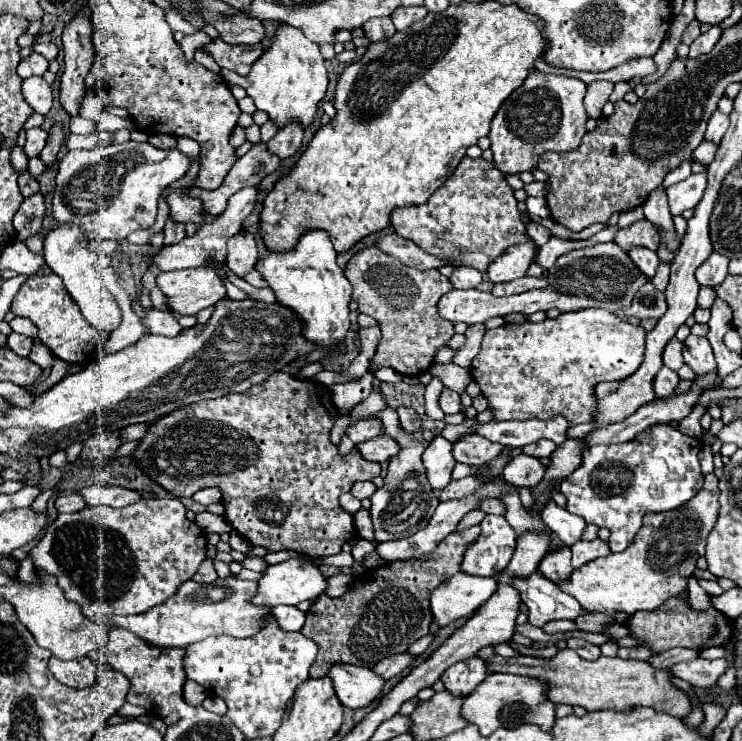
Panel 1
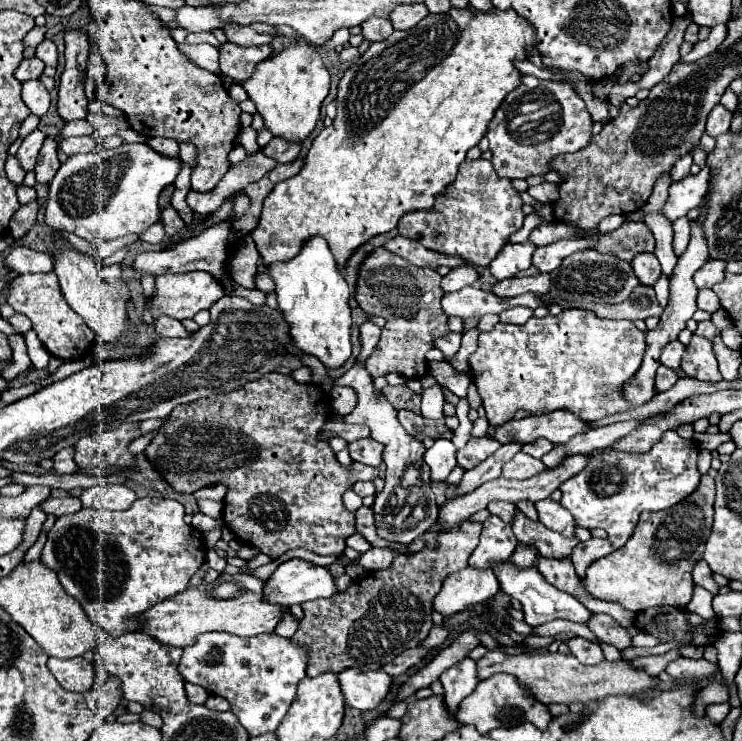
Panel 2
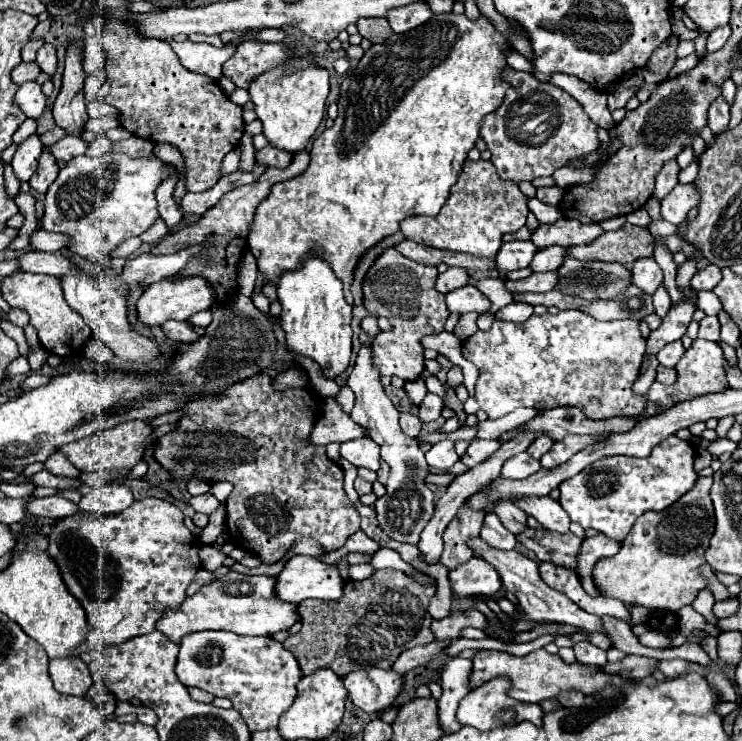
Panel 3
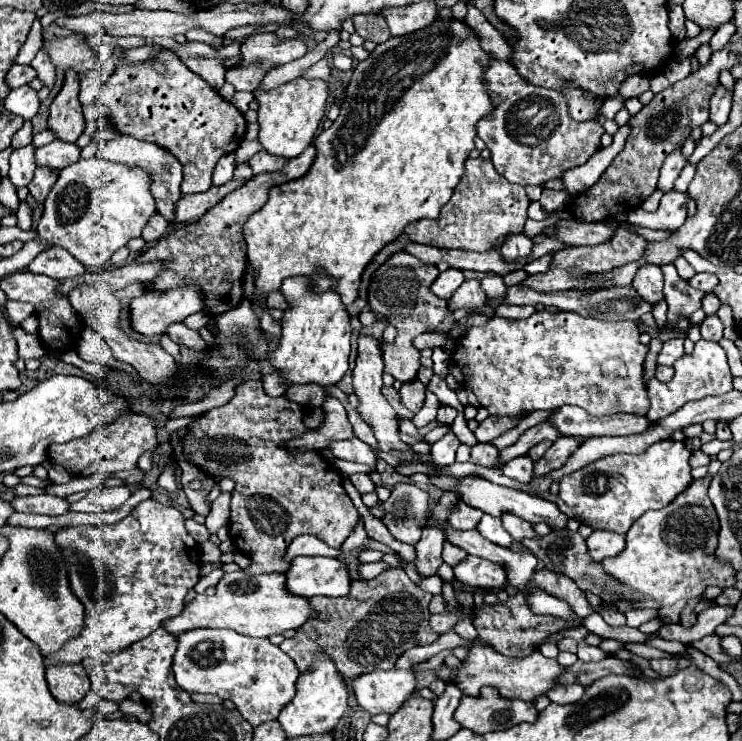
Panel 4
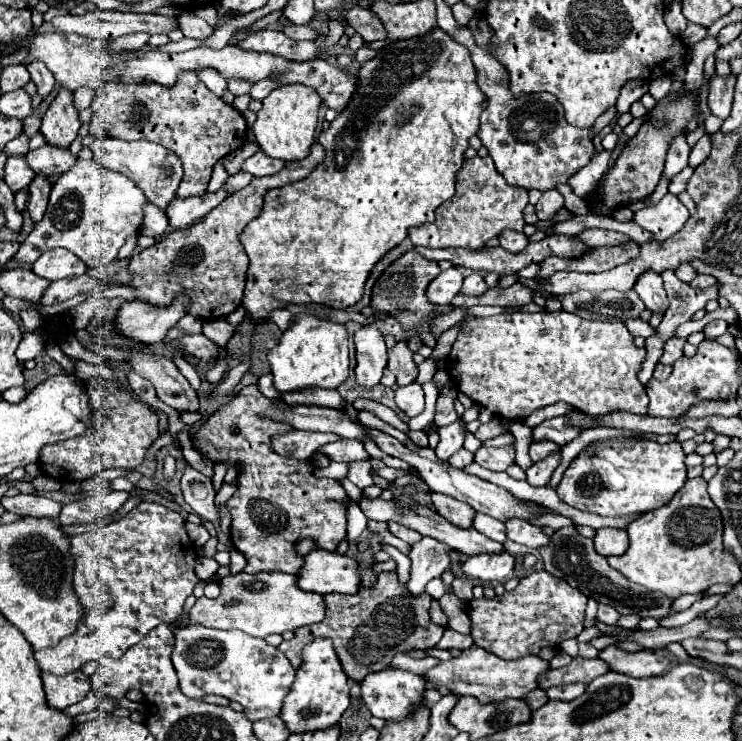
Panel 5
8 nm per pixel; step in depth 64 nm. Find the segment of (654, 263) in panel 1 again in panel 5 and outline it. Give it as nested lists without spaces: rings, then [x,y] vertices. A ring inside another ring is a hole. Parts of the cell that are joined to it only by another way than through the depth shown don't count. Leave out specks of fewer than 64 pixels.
[[[644,272],[644,276],[636,280],[634,290],[638,292],[638,296],[650,312],[664,312],[668,308],[666,290],[662,286],[662,276],[658,272]]]

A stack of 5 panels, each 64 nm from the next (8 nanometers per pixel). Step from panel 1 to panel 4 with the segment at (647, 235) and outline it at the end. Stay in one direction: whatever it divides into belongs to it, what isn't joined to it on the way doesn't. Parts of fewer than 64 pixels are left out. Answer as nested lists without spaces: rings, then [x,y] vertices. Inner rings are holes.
[[[616,228],[612,240],[596,246],[570,246],[554,254],[552,266],[570,268],[576,266],[584,272],[604,272],[624,266],[644,256],[644,244],[648,244],[638,232],[630,228]]]

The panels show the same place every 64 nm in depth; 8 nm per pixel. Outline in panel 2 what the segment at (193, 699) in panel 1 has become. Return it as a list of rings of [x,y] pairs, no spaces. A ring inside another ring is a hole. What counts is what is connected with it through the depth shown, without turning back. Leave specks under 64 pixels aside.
[[[186,684],[186,696],[190,702],[194,704],[204,704],[204,700],[208,698],[208,692],[202,688],[202,686],[196,686],[196,684]]]

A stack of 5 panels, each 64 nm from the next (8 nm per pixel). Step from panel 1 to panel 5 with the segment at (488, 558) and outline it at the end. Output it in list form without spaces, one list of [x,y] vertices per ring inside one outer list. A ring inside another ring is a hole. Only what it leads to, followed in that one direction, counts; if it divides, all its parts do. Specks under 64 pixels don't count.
[[[476,512],[474,528],[476,528],[478,532],[482,532],[484,536],[488,536],[490,540],[496,540],[496,542],[500,542],[500,544],[504,544],[504,542],[508,540],[506,530],[504,530],[504,522],[500,522],[500,520],[492,518],[492,516]]]

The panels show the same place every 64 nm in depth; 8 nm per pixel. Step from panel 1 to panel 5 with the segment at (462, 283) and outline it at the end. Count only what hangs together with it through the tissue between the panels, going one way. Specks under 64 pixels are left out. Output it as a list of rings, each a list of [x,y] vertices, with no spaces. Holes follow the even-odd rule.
[[[454,266],[446,272],[440,272],[428,286],[428,298],[434,304],[450,304],[454,296],[460,292],[462,280],[464,280],[462,272]]]

